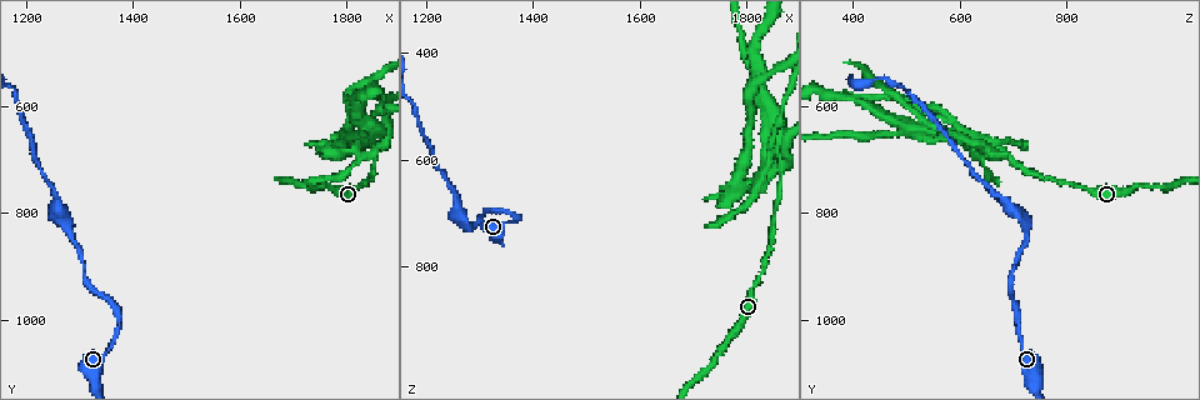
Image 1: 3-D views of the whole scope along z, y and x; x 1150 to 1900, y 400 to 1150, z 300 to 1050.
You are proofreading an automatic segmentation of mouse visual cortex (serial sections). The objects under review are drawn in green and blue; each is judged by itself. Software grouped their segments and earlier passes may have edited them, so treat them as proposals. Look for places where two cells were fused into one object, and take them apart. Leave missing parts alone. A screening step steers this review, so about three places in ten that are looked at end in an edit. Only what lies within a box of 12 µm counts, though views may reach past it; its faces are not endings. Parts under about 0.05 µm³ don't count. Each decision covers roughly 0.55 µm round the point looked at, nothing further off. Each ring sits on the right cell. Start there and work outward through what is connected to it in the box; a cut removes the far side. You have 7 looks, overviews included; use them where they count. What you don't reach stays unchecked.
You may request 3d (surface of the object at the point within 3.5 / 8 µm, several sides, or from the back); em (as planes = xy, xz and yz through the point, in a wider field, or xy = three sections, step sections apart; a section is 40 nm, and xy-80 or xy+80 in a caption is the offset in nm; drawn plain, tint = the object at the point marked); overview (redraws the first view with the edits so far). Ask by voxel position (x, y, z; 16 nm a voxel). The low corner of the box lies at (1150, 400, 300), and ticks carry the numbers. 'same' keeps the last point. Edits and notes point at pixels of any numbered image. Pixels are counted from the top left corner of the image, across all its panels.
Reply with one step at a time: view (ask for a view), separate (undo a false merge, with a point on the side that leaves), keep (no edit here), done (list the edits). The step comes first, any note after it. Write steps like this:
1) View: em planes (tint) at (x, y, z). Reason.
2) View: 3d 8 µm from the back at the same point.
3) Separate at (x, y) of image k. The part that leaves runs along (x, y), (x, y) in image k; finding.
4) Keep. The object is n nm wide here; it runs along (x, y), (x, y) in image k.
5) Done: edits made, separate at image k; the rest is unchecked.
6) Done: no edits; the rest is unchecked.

View: 3d 3.5 µm at (1865, 675, 620).

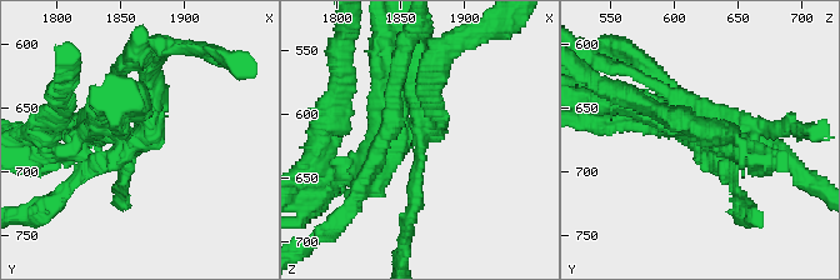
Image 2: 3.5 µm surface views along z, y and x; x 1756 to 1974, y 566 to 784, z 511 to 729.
View: em xy step 2 (tint) at (1858, 678, 620).

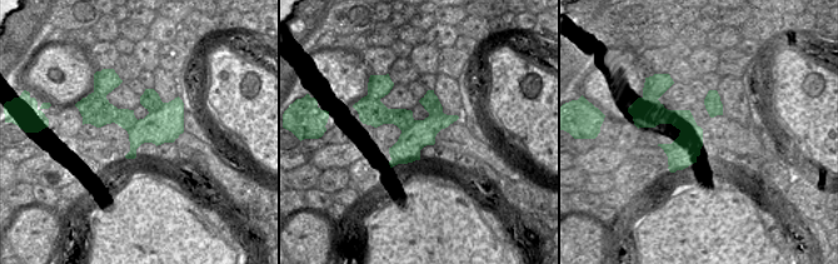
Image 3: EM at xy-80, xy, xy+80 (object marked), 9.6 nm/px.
Separate at (69, 106) of image 2. The part that leaves runs along (144, 131), (44, 143) in image 2; two cells meet here.

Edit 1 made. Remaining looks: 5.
View: overview. Redraw.

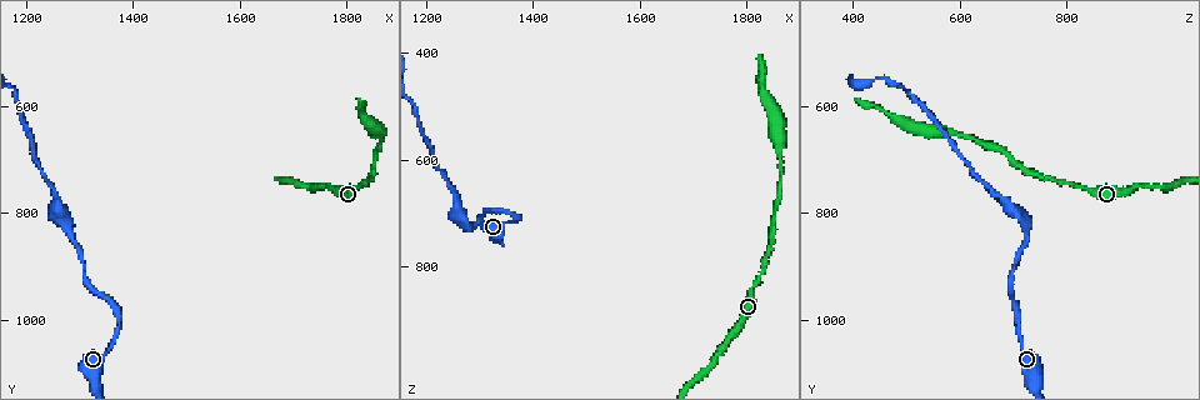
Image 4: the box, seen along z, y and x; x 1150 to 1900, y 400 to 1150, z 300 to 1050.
View: 3d 3.5 µm at (1840, 630, 485). Sudden change in width.

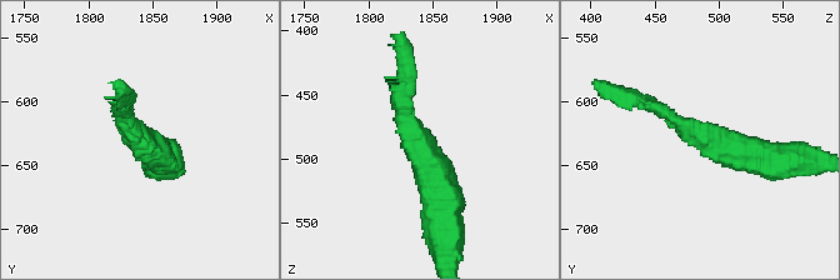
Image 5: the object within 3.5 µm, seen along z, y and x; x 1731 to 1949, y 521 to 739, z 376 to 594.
View: em xy step 3 (tint) at (1840, 632, 488).

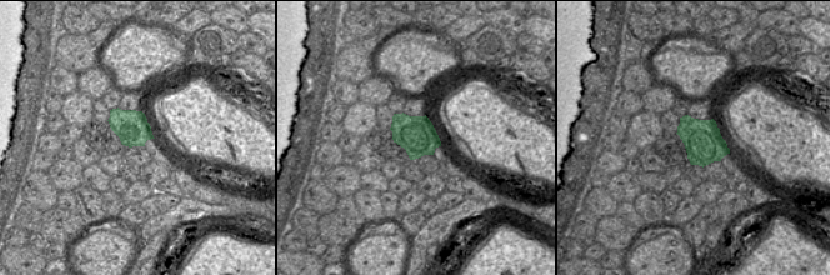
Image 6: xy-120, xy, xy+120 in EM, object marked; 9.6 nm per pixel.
View: em xy step 5 (tint) at the same point. Another direction.

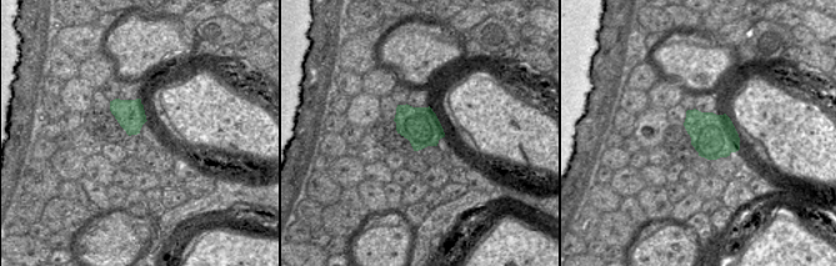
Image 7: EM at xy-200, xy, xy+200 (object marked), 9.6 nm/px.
Keep. It runs along (775, 161), (708, 143), (640, 100) in image 5; continuous, no second cell.

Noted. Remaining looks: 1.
Done: edits made, separate at image 2; the rest is unchecked.

